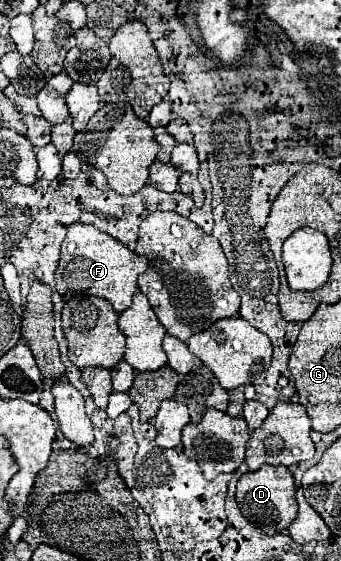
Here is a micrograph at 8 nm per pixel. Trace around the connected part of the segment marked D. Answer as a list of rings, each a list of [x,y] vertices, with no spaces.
[[[263,465],[255,473],[245,473],[237,481],[237,493],[235,499],[239,503],[241,513],[255,525],[259,527],[265,535],[275,535],[283,533],[289,523],[297,517],[297,499],[295,499],[295,481],[293,475],[287,471],[287,467],[279,465]]]

